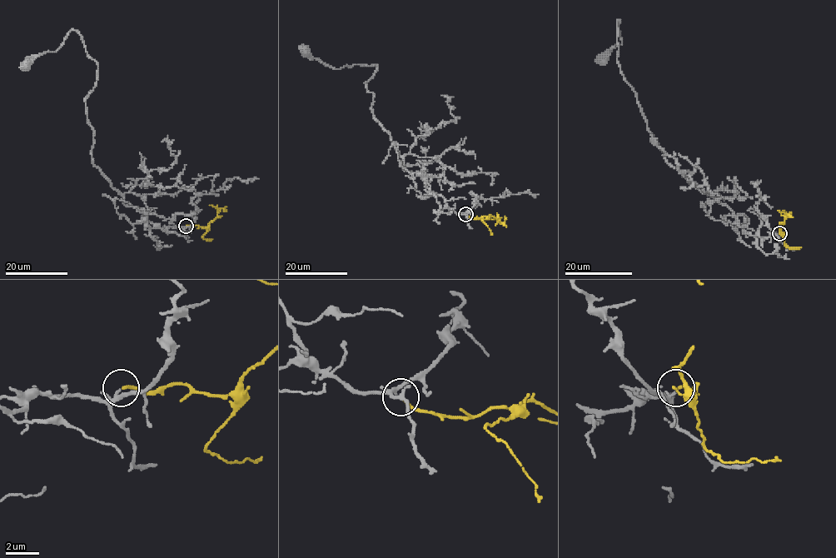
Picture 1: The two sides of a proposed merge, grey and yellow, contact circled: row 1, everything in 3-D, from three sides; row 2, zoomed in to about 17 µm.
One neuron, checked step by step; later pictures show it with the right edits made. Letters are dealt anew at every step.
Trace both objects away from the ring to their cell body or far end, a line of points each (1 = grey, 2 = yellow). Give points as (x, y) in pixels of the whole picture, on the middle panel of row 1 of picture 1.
1: (465, 215), (433, 192), (425, 174), (404, 168), (372, 111), (365, 82), (377, 65), (335, 68), (306, 51)
2: (465, 215), (475, 218), (492, 216), (503, 223), (504, 216)

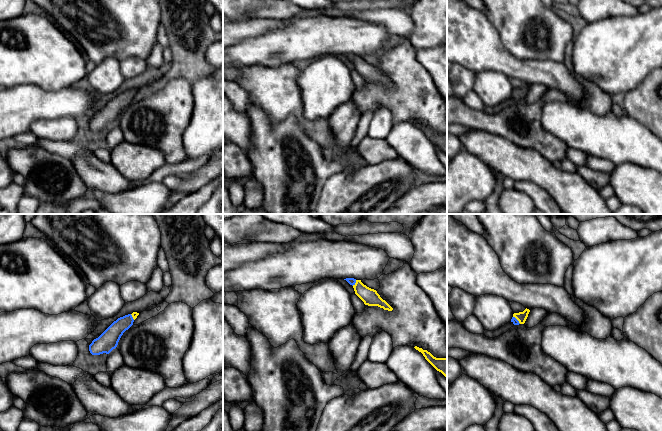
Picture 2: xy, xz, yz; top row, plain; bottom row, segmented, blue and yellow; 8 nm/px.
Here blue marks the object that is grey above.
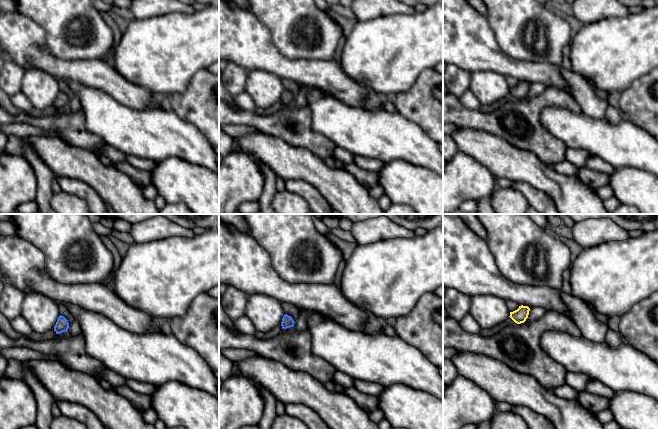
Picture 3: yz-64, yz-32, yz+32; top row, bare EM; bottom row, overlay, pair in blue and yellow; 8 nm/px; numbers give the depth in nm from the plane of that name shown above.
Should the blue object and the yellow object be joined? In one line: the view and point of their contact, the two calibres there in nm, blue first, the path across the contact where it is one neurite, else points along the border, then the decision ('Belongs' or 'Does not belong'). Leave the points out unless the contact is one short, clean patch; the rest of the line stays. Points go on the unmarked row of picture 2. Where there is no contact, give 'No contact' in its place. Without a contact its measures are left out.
Touches blue at yz (517, 96). Thickness 50 nm (blue) against 80 nm. Path across: yz (514, 96), (517, 96), (521, 92). Belongs

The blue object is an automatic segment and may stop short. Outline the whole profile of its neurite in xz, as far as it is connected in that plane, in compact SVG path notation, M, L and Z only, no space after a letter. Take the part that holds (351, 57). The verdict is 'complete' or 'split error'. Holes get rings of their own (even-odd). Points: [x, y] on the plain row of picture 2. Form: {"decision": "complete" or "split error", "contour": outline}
{"decision": "split error", "contour": "M346 54L350 61L353 62L355 70L368 82L378 82L384 86L392 87L393 84L383 76L376 66L371 65L364 61L361 56L356 56L354 54Z"}

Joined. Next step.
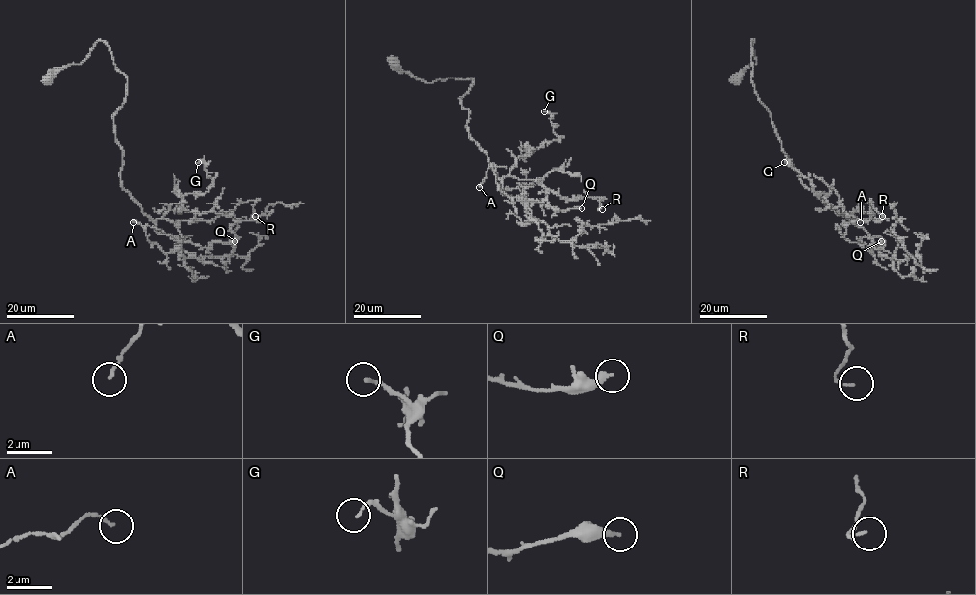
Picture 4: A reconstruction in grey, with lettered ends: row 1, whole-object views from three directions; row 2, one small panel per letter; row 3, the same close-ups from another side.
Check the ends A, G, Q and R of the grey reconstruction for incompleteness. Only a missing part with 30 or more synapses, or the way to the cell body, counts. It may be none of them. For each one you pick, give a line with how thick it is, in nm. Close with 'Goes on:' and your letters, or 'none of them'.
Goes on: none of them

